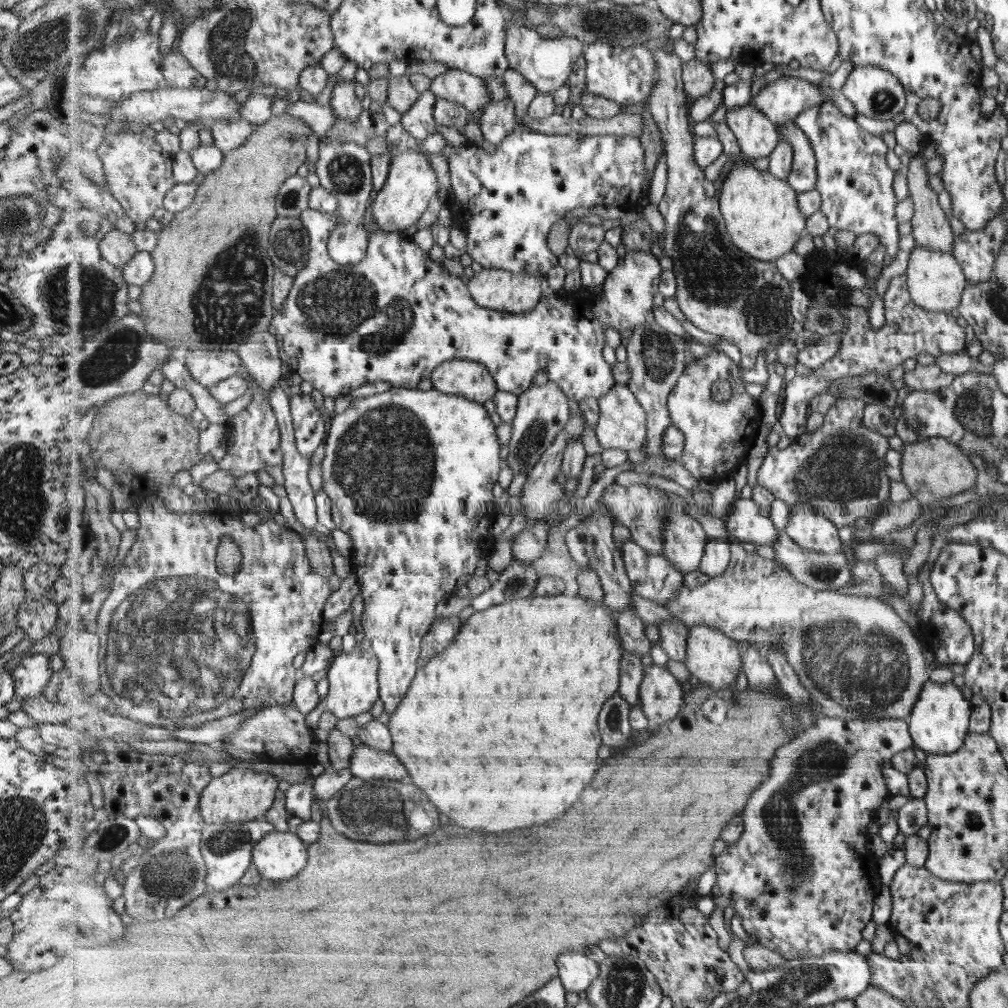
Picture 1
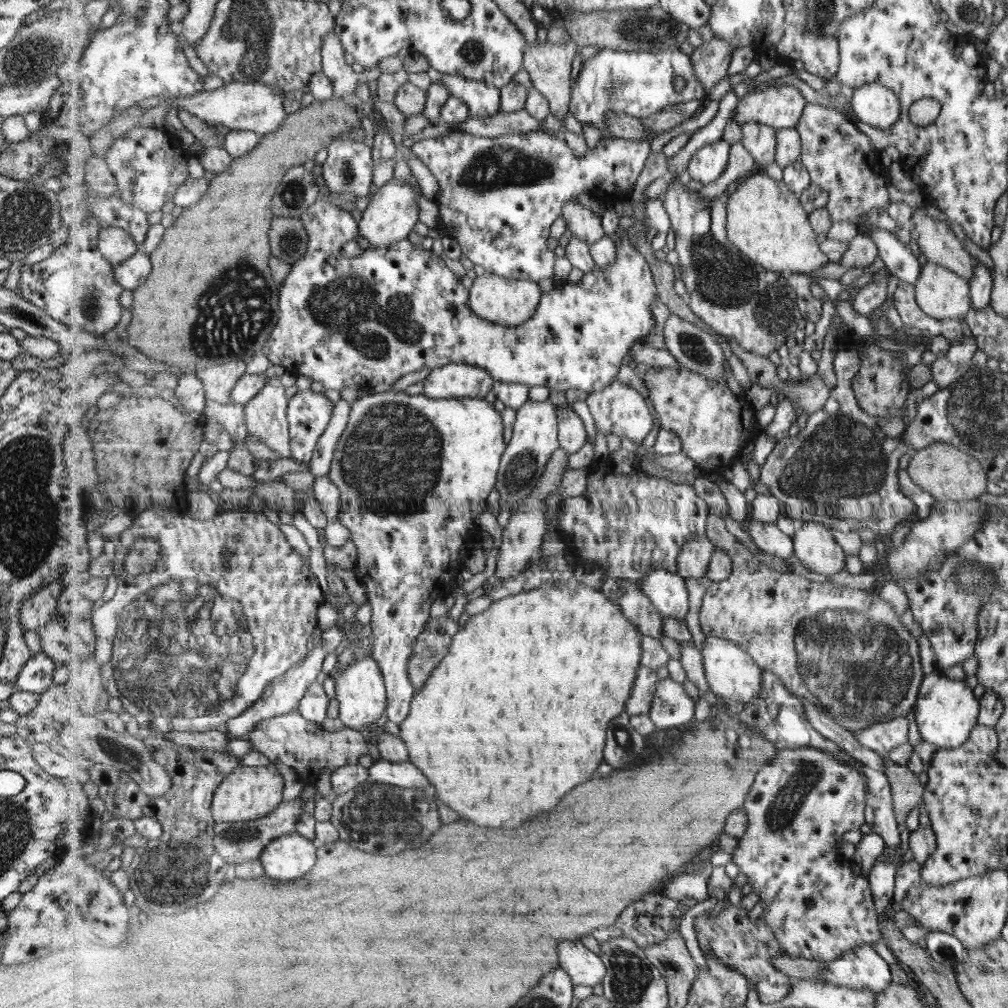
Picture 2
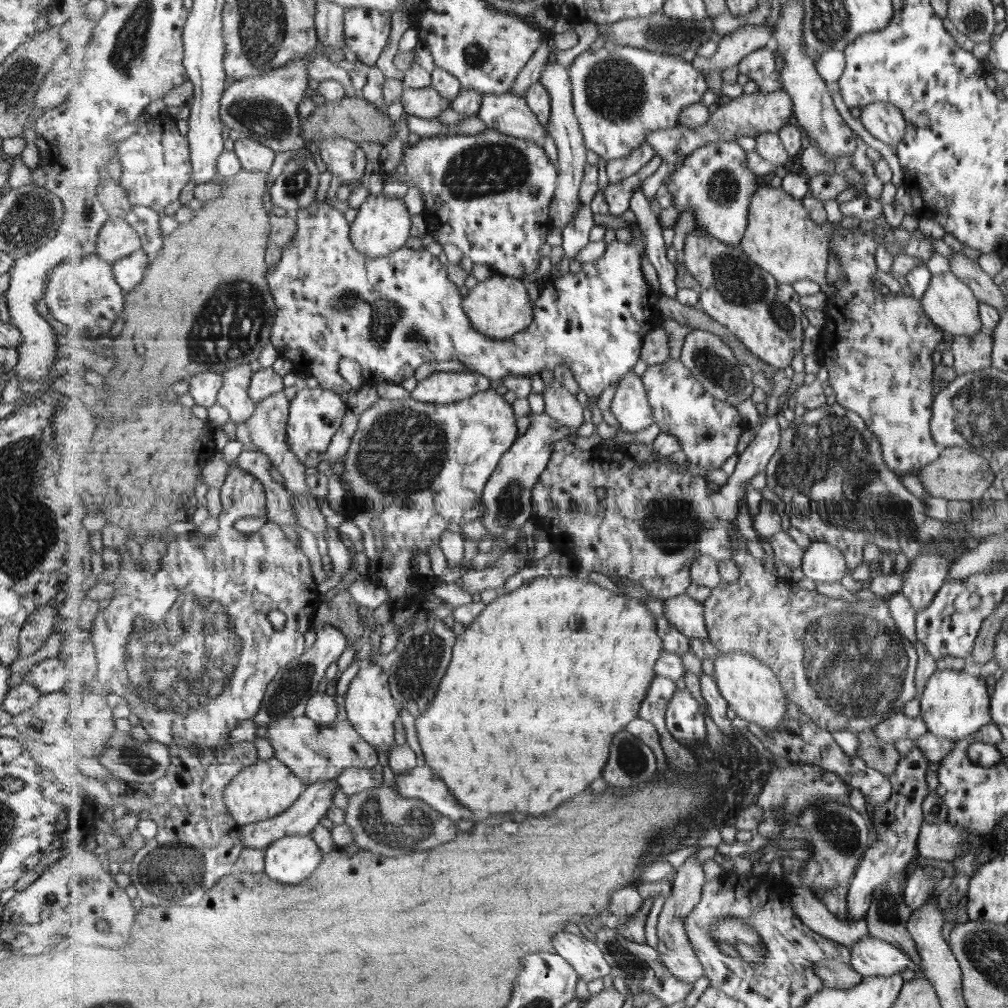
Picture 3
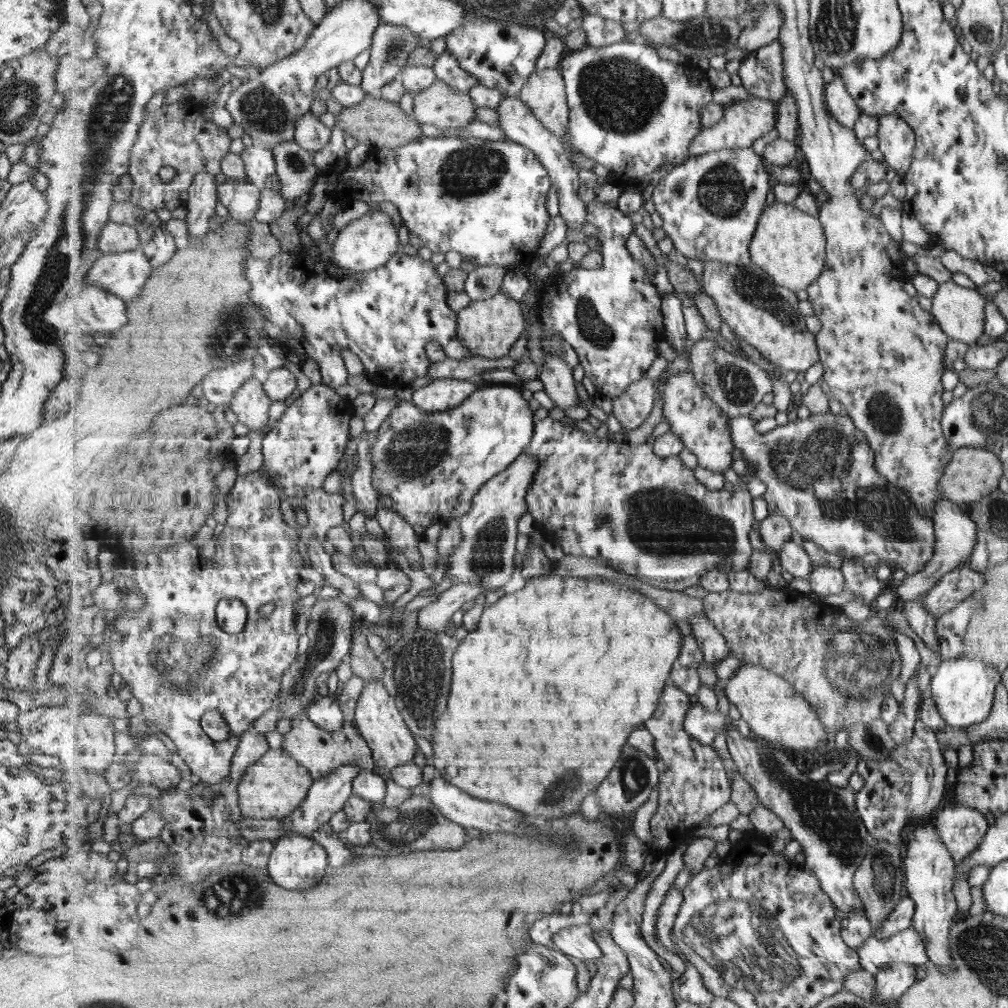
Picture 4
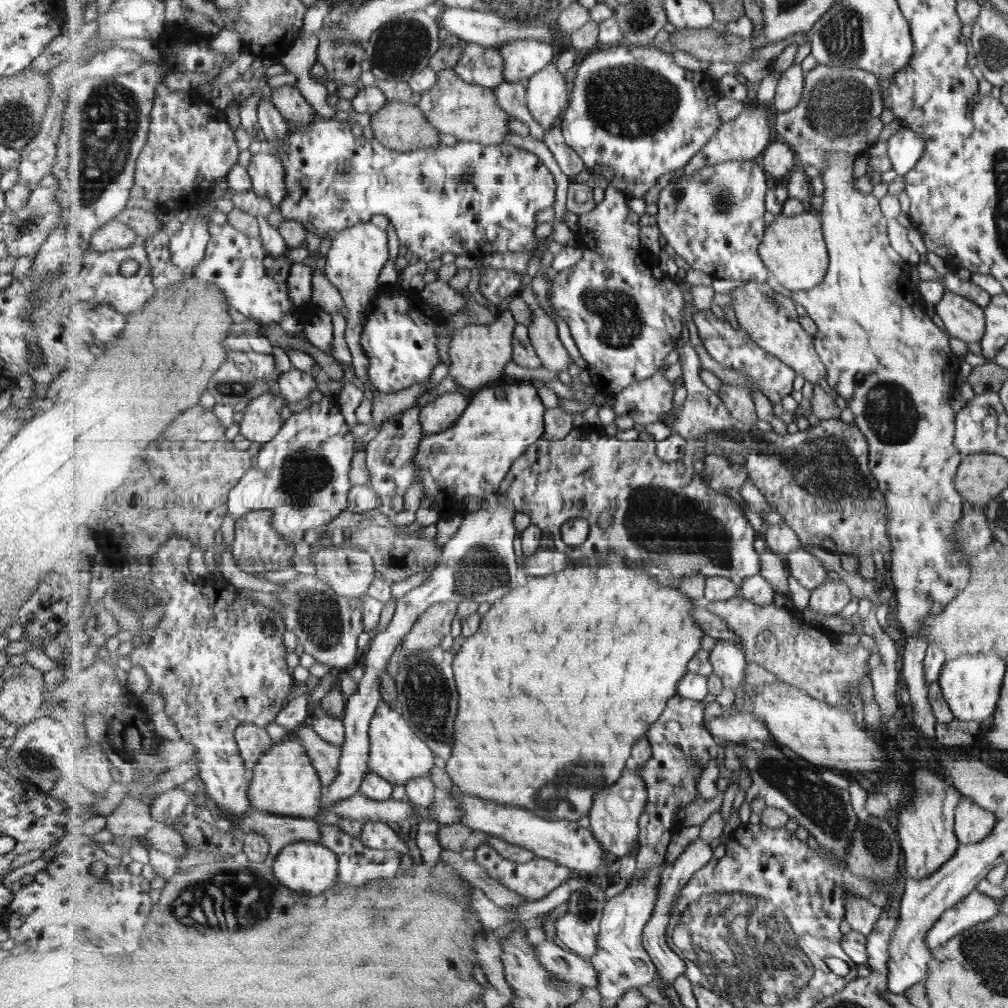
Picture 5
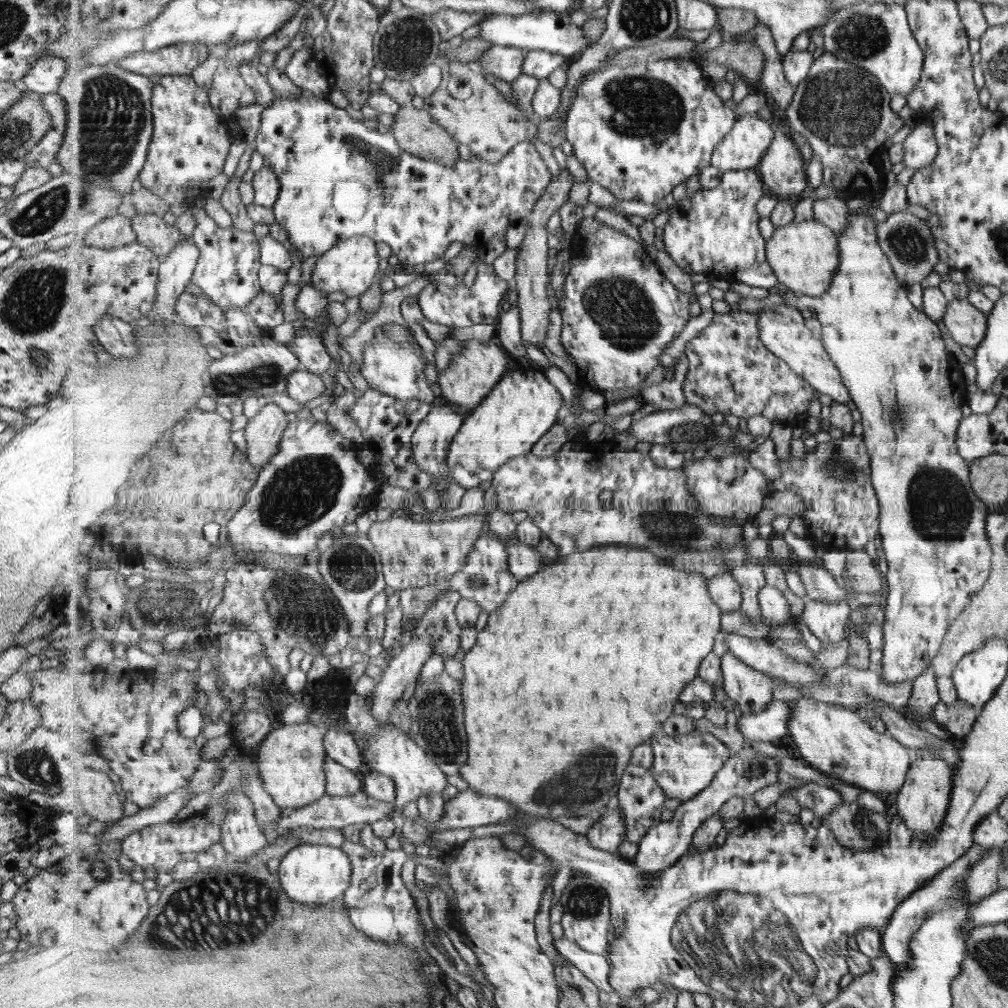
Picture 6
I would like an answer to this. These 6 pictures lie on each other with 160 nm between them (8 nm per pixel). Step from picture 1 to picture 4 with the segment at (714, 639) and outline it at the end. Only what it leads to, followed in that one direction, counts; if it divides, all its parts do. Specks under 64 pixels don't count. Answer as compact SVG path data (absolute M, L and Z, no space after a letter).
M745 663L724 683L725 695L729 702L740 711L740 716L749 724L751 730L770 743L778 743L787 750L797 749L822 754L820 748L827 745L831 750L828 729L824 728L818 715L819 710L782 676L761 665Z

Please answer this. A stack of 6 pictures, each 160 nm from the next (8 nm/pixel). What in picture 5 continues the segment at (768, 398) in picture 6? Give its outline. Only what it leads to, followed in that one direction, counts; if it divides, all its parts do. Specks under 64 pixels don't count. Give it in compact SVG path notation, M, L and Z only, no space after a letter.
M712 310L697 311L692 315L692 321L703 348L711 358L729 369L751 376L752 380L757 383L757 387L763 389L762 392L771 403L781 402L785 396L793 392L793 380L797 375L793 368L785 365L785 362L779 360L773 353L766 352L757 345L749 338L749 333L741 325L737 324L737 328L733 328L725 318L717 317Z

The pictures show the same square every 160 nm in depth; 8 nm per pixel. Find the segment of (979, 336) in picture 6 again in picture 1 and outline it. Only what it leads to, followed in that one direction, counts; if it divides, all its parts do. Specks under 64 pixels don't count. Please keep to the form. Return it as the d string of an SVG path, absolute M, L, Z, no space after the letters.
M914 245L905 275L909 292L913 297L913 304L919 305L921 309L927 312L950 313L952 309L960 306L961 294L967 284L967 278L952 253Z

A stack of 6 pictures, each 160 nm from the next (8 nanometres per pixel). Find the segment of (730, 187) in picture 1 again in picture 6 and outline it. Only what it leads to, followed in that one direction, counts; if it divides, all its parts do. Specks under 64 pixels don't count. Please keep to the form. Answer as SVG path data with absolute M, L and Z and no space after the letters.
M813 219L777 227L766 244L769 264L787 289L818 297L831 287L840 268L840 241L837 233L826 224Z

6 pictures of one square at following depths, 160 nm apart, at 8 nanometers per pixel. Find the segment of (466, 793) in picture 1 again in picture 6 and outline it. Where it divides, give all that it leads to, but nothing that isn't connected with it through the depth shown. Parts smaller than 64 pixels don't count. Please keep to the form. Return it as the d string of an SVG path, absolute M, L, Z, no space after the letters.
M613 544L559 556L556 561L545 564L537 574L520 581L503 606L489 614L485 628L478 632L475 646L465 653L463 659L462 690L465 726L469 732L469 762L459 768L458 775L469 789L500 797L515 805L516 809L546 819L597 815L607 808L611 799L617 798L624 772L631 768L633 751L650 744L659 732L660 724L673 714L675 703L680 701L685 687L698 677L701 663L713 652L715 638L723 630L723 611L709 592L709 580L700 573L675 570L670 561L665 560L667 564L663 564L653 556L653 552L649 554L647 550L633 548Z

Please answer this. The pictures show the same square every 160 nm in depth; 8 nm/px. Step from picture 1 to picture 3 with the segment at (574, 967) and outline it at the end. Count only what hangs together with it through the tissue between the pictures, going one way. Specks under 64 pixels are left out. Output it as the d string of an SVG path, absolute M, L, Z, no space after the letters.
M561 932L559 944L555 938L554 947L575 967L580 979L585 983L605 978L611 972L612 968L606 961L603 951L590 939L567 936L565 932Z

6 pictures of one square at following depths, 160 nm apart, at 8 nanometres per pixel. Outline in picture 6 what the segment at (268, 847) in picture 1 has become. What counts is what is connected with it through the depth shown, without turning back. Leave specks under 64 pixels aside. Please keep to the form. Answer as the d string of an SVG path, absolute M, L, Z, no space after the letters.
M300 844L291 849L280 862L281 884L294 900L312 905L324 905L344 896L351 886L353 863L342 848L328 845Z

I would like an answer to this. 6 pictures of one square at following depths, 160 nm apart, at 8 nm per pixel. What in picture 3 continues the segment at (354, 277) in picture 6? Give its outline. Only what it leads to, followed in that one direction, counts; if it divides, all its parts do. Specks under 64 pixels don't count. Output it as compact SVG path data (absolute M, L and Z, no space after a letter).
M382 192L376 197L367 197L351 223L351 240L357 250L366 252L370 257L386 257L407 244L411 236L411 217L403 199L390 198Z

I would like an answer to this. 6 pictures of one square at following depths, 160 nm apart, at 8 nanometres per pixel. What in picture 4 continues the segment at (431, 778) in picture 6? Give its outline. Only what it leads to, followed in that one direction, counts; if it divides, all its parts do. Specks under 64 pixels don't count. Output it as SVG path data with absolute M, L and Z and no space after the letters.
M384 681L363 682L363 690L355 708L354 722L365 740L368 740L376 766L391 772L394 768L413 763L415 760L417 742L411 736L411 730L397 706L396 697L389 694Z

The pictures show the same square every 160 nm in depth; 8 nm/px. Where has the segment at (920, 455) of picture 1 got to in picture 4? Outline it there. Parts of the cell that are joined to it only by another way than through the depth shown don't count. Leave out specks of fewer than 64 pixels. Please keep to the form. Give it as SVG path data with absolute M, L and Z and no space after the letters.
M959 448L954 450L949 464L943 470L939 489L943 492L944 498L951 502L977 502L991 491L997 490L1002 476L1002 464L995 453L981 448Z

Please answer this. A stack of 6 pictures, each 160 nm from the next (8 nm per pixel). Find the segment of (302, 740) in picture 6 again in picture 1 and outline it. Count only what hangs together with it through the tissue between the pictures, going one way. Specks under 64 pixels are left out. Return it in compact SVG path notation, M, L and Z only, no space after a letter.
M242 766L231 768L224 775L211 780L209 786L203 790L201 796L203 821L206 825L227 822L241 824L263 818L275 804L279 783L273 774L265 771L256 772Z

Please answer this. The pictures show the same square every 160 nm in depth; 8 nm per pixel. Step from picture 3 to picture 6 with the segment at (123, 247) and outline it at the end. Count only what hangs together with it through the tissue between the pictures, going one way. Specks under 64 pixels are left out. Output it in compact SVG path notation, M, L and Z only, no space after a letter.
M117 214L103 219L79 240L87 246L105 249L124 247L135 241L137 234L131 226L131 219Z

